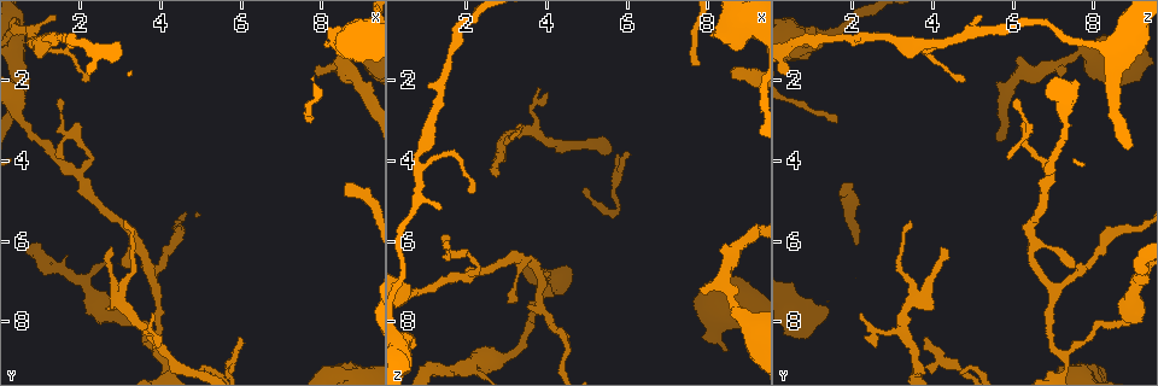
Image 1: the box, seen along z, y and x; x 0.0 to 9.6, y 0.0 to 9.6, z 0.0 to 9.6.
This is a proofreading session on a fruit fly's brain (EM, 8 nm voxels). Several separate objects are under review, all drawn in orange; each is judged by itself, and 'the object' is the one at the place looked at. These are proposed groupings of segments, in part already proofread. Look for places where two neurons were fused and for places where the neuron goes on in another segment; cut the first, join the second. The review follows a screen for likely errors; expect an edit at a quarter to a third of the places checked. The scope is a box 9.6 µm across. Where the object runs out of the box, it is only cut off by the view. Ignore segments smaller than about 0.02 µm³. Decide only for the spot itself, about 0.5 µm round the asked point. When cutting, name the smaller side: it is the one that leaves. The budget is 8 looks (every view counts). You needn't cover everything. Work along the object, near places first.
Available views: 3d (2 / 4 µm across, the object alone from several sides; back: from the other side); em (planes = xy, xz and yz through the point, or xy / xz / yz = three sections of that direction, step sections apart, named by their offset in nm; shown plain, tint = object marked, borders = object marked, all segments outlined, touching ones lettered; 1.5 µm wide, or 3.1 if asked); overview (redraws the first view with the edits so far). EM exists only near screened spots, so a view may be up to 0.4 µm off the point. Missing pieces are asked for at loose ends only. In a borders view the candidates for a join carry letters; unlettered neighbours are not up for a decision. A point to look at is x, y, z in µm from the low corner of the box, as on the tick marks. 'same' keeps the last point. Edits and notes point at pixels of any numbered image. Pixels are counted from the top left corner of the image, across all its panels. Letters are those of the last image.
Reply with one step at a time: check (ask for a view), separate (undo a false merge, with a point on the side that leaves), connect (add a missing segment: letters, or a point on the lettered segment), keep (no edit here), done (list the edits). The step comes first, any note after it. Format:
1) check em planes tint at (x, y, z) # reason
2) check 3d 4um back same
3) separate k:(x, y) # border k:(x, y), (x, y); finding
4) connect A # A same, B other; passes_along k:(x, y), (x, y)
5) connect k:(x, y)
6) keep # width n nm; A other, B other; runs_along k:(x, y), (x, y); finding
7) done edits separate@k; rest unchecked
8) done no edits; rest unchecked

check em planes borders at (8.60, 4.80, 1.70) # branch stops here

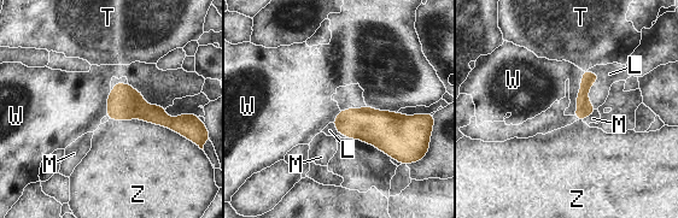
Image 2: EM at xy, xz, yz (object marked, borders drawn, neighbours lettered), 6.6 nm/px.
connect 2:(609, 74) # L same, M other, T other, W other, Z other; it goes on there

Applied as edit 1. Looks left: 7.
check overview # see it whole again

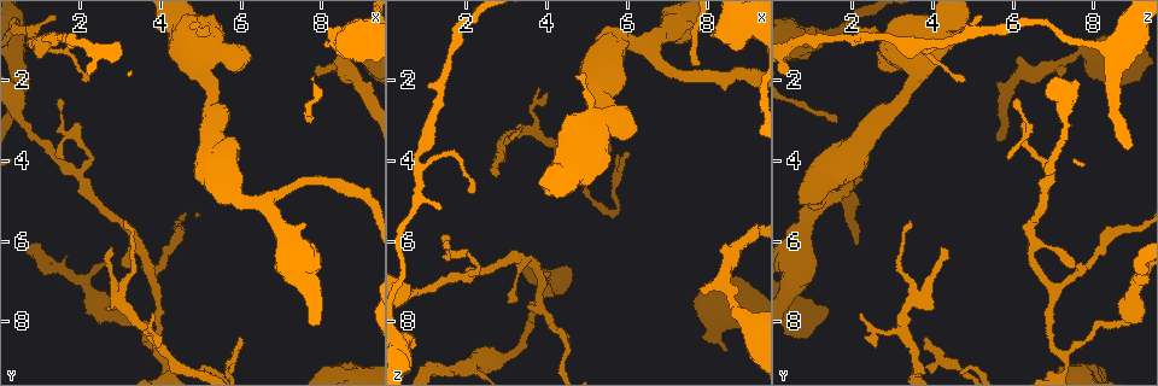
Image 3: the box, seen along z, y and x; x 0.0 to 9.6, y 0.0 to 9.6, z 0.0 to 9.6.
check 3d 2um at (0.80, 1.00, 4.15) # a fork

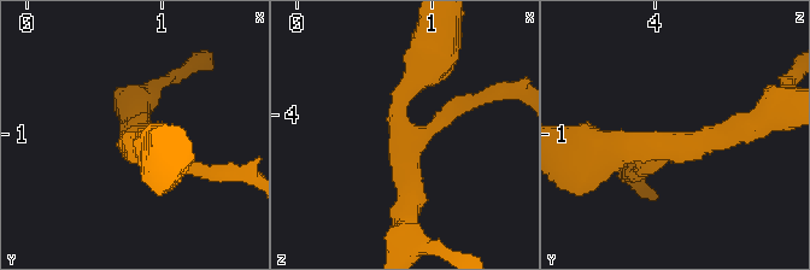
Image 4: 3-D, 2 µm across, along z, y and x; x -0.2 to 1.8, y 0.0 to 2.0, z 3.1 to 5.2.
check em planes borders at (0.78, 1.10, 4.20)

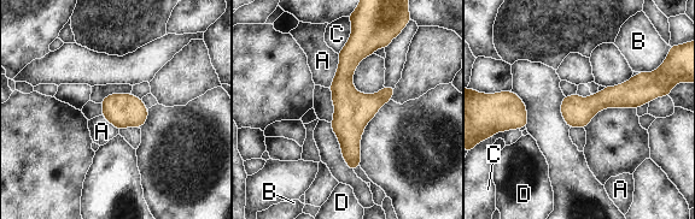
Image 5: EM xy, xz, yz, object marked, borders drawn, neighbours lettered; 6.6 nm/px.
keep # A other, B other, C other, D other; border 5:(338, 54), (338, 67), (330, 88); one neuron here

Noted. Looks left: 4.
check em planes borders at (8.60, 1.40, 7.45) # thin neck

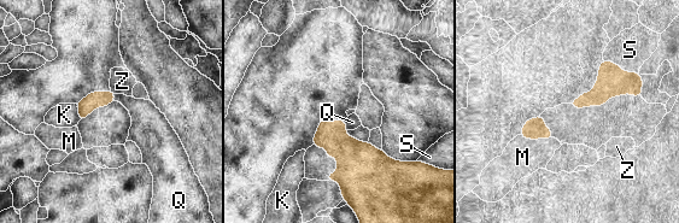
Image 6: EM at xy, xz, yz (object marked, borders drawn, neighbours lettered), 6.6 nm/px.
keep # width 100 nm; K other, M other, Q other, S other, Z other; border 6:(75, 104), (80, 119); continuous, no second neuron

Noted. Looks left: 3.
done edits connect@2; rest unchecked

